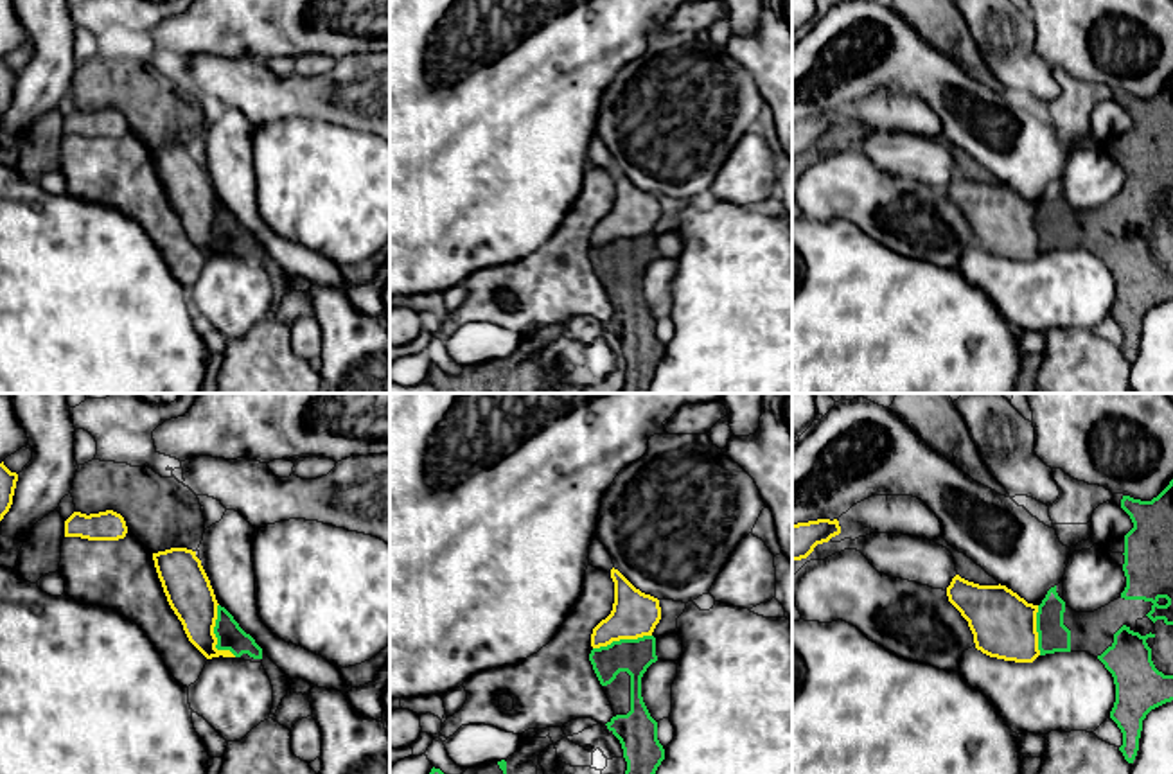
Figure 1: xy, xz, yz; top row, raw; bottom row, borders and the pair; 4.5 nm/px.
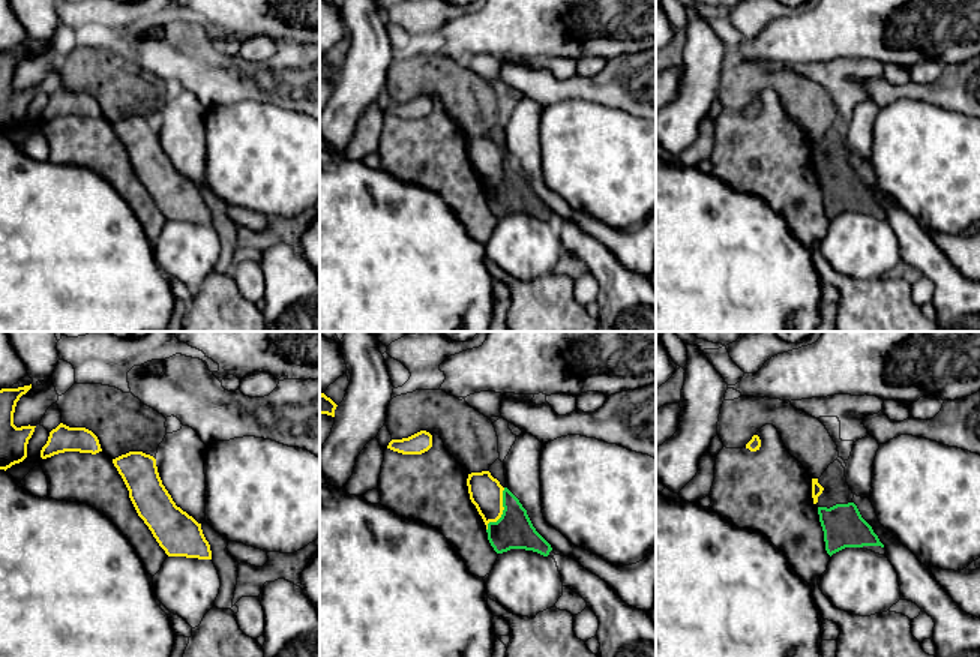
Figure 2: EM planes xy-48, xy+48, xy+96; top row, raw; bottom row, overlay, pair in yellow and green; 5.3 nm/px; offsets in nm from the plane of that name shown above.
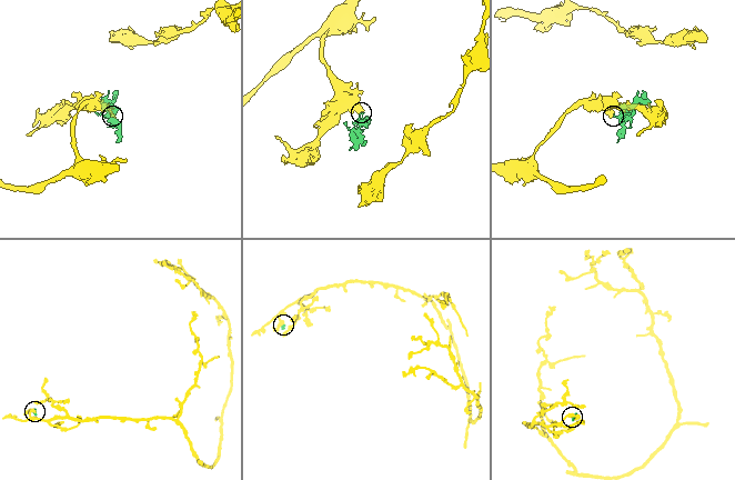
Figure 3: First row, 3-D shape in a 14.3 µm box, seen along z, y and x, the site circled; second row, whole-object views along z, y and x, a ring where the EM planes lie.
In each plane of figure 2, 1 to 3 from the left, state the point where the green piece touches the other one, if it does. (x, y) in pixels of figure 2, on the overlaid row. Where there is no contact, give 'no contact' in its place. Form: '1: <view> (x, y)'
1: no contact
2: xy+48 (502, 512)
3: no contact

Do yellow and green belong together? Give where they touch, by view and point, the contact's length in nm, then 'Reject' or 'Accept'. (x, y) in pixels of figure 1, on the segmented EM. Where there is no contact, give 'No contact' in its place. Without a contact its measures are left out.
Touches yellow at xy (214, 636). Shared border 260 nm. Reject

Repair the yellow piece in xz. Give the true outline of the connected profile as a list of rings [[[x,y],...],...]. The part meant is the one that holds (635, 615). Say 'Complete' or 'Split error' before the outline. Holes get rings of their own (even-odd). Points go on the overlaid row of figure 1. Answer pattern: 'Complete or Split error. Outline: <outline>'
Complete. Outline: [[[611,569],[614,603],[611,614],[591,634],[591,646],[652,636],[661,620],[659,600],[636,589],[618,569]]]

